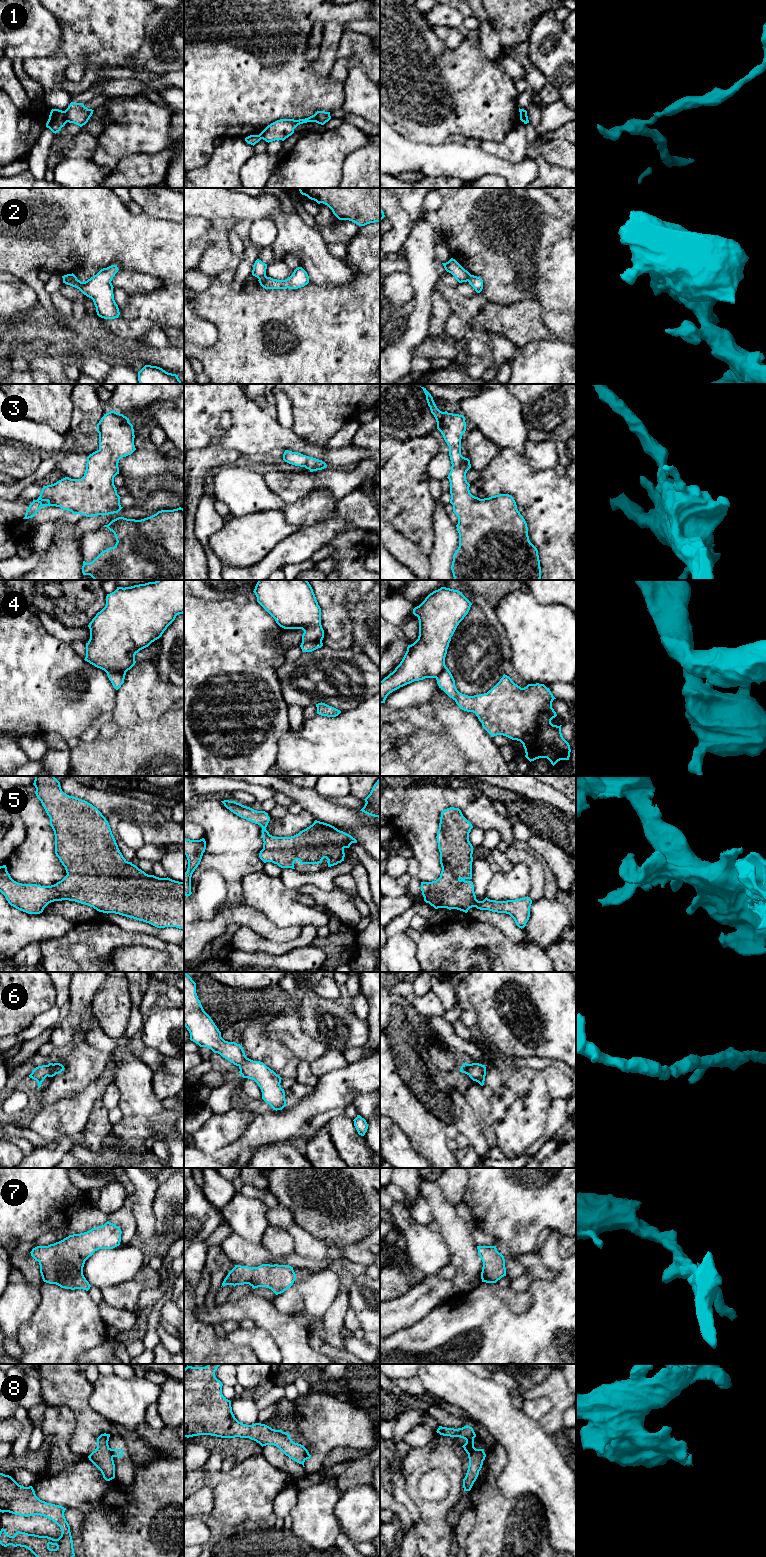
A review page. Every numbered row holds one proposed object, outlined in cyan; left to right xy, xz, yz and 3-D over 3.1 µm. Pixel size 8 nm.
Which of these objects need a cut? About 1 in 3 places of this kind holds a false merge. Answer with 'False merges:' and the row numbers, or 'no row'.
False merges: 1, 2, 4, 8

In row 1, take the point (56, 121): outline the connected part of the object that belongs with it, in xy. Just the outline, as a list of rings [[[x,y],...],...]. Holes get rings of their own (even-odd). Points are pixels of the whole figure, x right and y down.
[[[52,109],[46,127],[56,134],[66,123],[65,112],[59,109]]]

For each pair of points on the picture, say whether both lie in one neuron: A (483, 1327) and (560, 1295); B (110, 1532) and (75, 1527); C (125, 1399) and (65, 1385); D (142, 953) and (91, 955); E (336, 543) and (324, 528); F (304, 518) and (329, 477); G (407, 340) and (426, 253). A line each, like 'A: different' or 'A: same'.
A: same
B: different
C: different
D: different
E: different
F: different
G: same

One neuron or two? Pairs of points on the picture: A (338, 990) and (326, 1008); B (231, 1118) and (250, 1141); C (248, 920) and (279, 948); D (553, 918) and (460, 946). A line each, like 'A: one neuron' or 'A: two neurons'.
A: two neurons
B: two neurons
C: two neurons
D: one neuron

